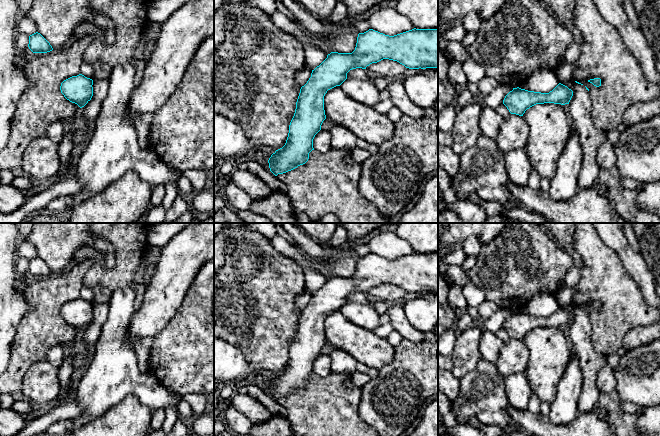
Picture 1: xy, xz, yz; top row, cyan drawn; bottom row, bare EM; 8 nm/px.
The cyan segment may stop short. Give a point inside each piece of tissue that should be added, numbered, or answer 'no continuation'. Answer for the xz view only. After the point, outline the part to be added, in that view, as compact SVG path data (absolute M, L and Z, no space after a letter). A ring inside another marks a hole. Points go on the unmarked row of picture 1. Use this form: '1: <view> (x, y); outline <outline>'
no continuation

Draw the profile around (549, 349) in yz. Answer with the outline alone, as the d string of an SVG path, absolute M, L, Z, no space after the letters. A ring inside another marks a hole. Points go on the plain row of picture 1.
M536 328L525 335L523 342L528 348L526 372L532 392L542 403L552 403L556 398L556 386L566 370L573 352L568 335L565 329L561 328Z

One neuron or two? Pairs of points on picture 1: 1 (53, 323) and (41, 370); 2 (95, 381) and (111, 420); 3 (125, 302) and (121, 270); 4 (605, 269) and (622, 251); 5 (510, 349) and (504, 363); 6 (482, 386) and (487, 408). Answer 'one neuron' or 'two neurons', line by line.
1: two neurons
2: two neurons
3: two neurons
4: two neurons
5: one neuron
6: one neuron

